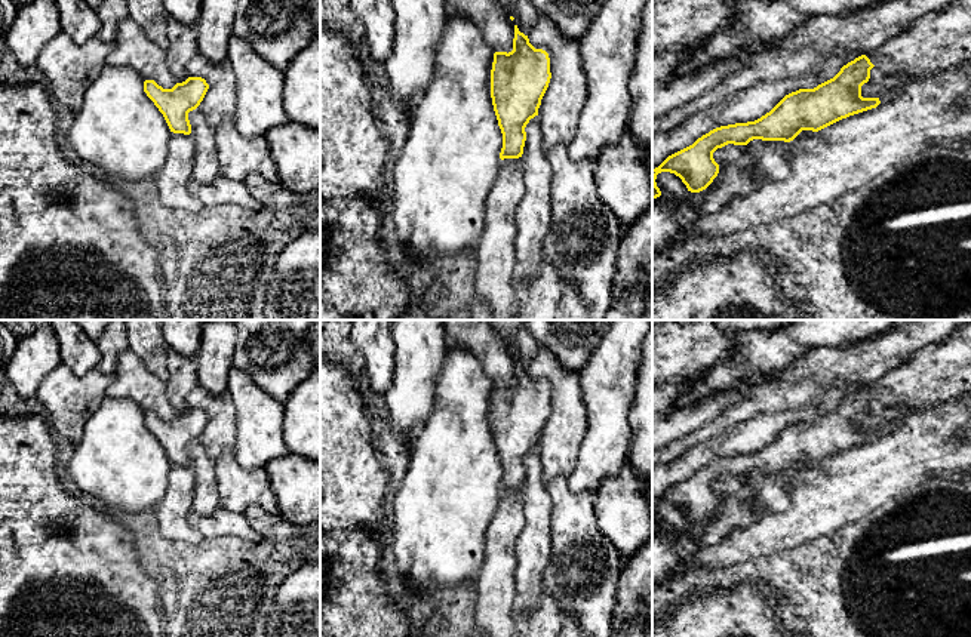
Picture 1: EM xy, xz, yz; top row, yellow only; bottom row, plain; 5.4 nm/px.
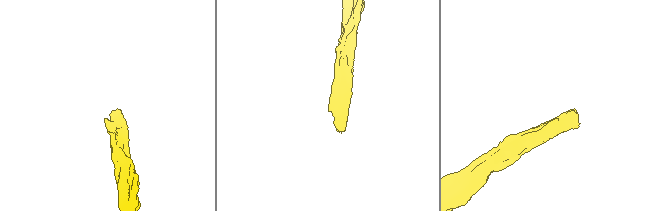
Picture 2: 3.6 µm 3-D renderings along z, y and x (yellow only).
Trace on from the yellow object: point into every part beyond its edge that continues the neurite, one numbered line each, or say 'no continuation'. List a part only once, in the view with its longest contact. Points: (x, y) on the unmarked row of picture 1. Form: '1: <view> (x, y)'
1: yz (933, 377)

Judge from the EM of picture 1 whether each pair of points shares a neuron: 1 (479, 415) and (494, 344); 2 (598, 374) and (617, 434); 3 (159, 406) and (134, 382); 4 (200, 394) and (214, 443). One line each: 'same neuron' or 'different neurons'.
1: different neurons
2: same neuron
3: same neuron
4: same neuron

